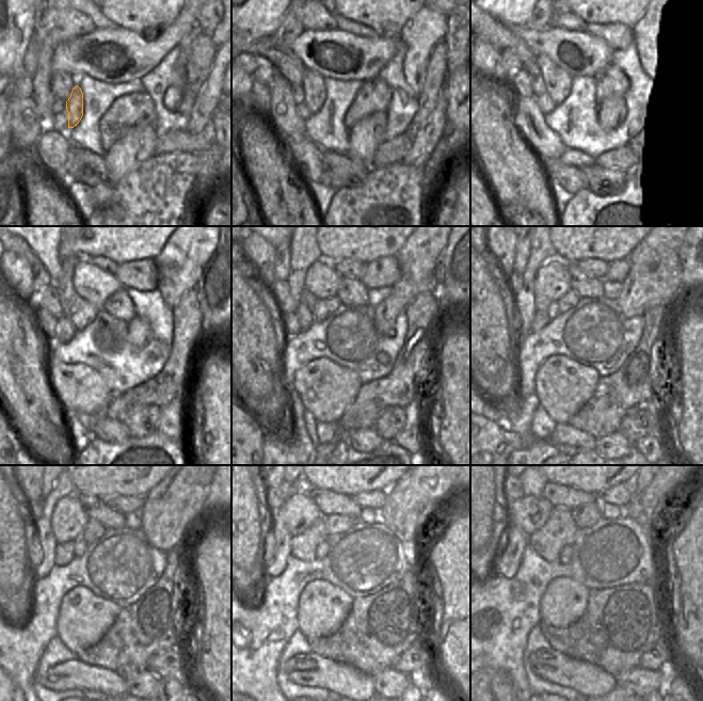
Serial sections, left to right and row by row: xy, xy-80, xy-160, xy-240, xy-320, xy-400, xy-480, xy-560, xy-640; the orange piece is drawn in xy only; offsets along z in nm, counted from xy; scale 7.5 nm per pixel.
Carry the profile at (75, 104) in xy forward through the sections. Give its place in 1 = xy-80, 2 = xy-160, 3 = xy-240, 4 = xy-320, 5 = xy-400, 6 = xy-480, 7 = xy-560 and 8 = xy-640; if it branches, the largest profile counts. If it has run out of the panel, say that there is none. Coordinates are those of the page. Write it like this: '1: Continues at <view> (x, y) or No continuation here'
1: Continues at xy-80 (314, 88)
2: Continues at xy-160 (558, 82)
3: Continues at xy-240 (81, 313)
4: Continues at xy-320 (323, 308)
5: Continues at xy-400 (571, 299)
6: Continues at xy-480 (94, 529)
7: Continues at xy-560 (335, 523)
8: Continues at xy-640 (586, 515)

